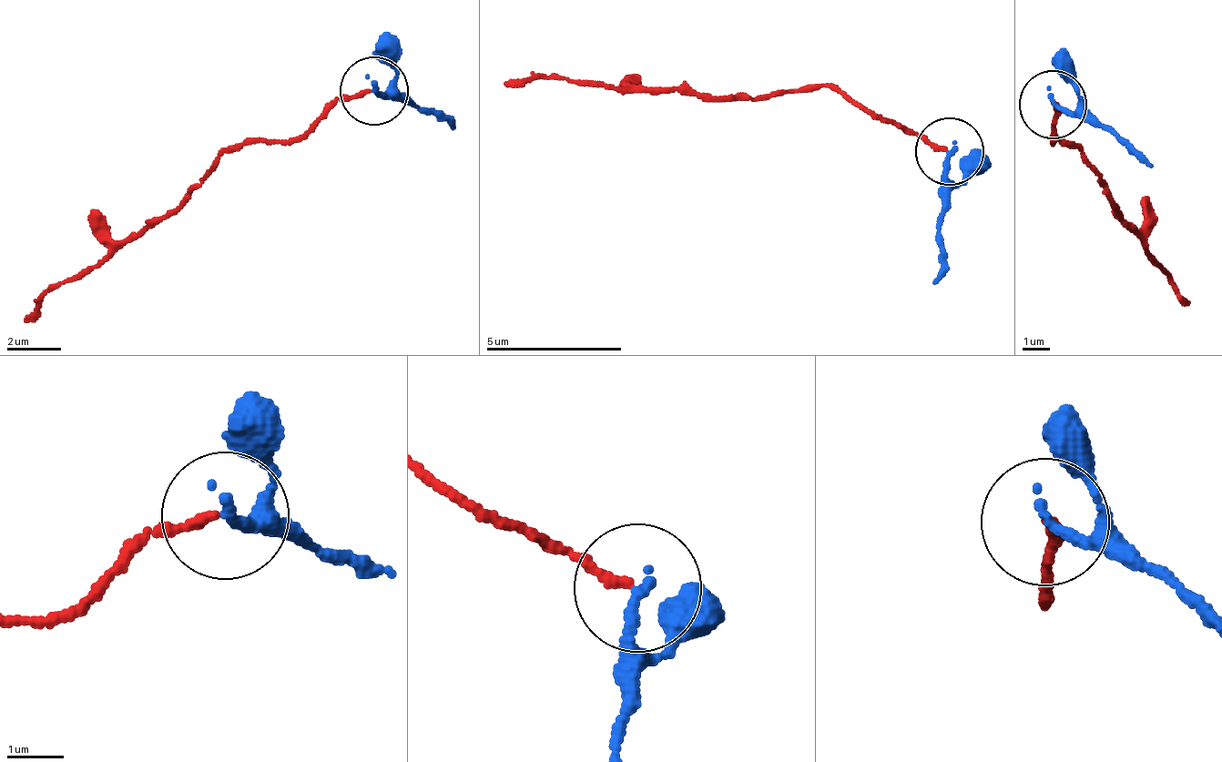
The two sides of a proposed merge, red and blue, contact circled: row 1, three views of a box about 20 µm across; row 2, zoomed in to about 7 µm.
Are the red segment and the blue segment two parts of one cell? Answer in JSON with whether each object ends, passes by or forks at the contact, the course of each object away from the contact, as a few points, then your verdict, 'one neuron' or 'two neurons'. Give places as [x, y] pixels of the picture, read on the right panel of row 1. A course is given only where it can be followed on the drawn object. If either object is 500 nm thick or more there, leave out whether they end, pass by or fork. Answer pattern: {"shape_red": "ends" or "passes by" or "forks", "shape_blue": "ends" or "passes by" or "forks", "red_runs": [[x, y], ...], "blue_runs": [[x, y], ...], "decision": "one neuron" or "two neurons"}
{"shape_red": "ends", "shape_blue": "ends", "red_runs": [[1055, 102], [1054, 144], [1063, 137], [1193, 303]], "blue_runs": [[1055, 102], [1126, 137], [1152, 167]], "decision": "two neurons"}

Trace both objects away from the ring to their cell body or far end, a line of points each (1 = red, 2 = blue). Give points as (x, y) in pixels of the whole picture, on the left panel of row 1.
1: (373, 89), (284, 143), (233, 142), (177, 208), (56, 282), (25, 320)
2: (373, 89), (426, 106), (450, 129)

